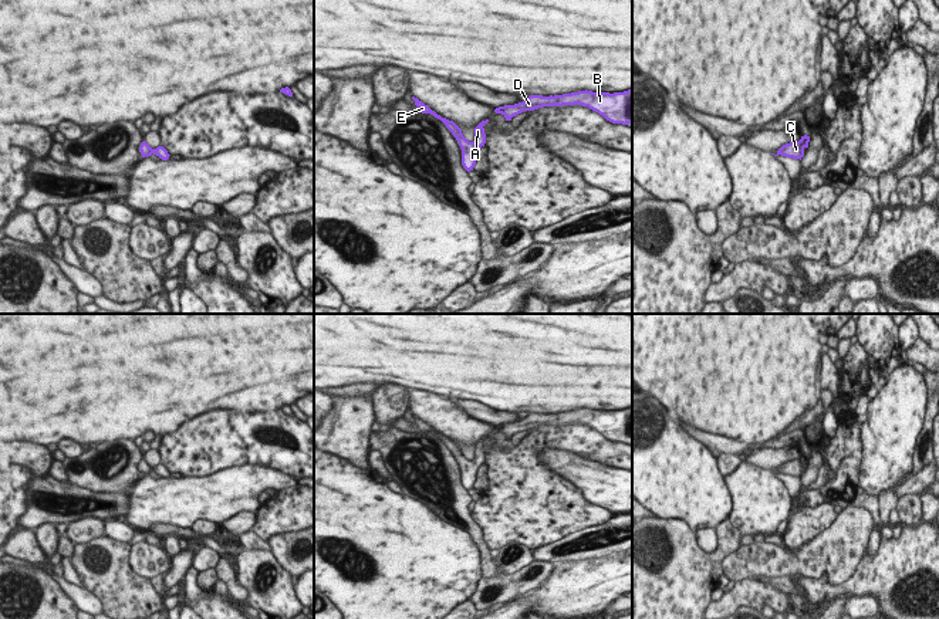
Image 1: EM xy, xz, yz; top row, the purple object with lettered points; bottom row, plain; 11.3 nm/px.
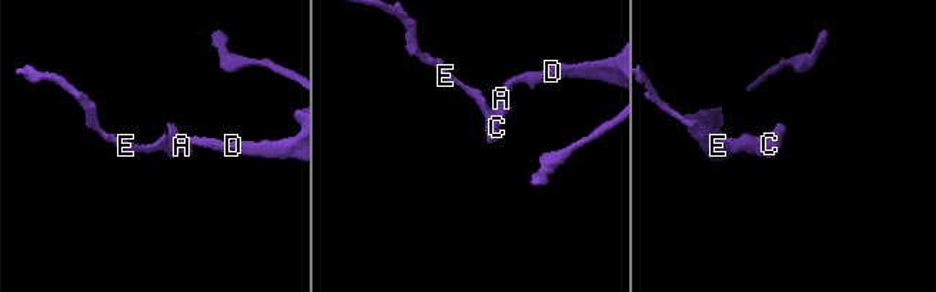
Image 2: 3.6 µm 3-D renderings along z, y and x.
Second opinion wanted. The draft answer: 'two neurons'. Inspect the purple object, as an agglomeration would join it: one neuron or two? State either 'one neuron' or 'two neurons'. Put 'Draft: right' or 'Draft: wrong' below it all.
one neuron
Draft: wrong

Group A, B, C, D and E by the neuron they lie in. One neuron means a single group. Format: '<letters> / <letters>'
A B C D E

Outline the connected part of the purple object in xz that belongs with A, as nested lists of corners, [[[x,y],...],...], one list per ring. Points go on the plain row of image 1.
[[[412,415],[415,419],[415,423],[422,432],[430,432],[435,436],[440,437],[446,446],[452,450],[452,453],[456,456],[459,460],[459,464],[462,466],[462,483],[463,486],[470,490],[473,488],[476,483],[476,476],[477,476],[477,469],[484,464],[486,461],[486,451],[484,451],[484,443],[489,440],[489,437],[482,439],[476,446],[474,446],[474,459],[469,460],[463,451],[462,447],[453,440],[446,436],[442,436],[438,433],[435,429],[432,429],[428,423],[425,423],[422,419],[418,416]]]

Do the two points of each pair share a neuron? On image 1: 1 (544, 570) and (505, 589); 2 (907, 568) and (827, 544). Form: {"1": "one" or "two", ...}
{"1": "one", "2": "two"}

